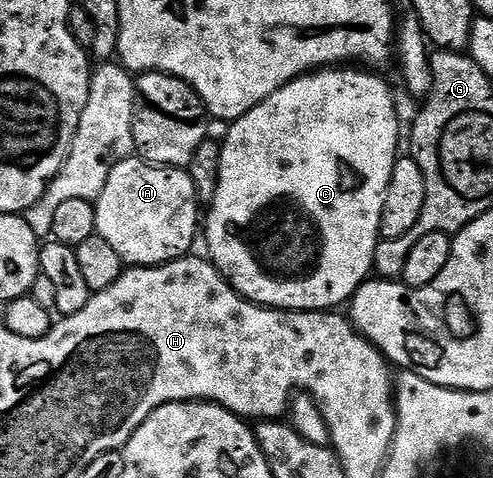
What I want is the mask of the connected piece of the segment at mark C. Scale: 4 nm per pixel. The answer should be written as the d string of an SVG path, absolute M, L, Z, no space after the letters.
M335 65L329 69L319 69L302 75L299 79L292 80L291 83L286 83L276 93L272 93L264 101L260 101L248 113L244 113L238 119L233 120L230 125L228 137L223 141L222 152L220 153L220 177L216 185L216 193L214 199L209 203L207 213L204 215L204 239L206 235L206 247L208 258L213 263L214 268L222 274L222 276L233 285L235 291L239 291L246 299L250 299L253 303L258 303L261 307L267 309L277 309L279 311L329 311L338 309L347 301L354 298L354 294L358 288L366 282L368 276L374 270L374 254L376 253L376 245L379 241L378 230L380 229L380 213L384 209L384 197L388 193L388 181L392 181L392 169L394 162L399 159L400 151L398 151L398 134L403 134L404 127L398 124L398 107L394 104L394 95L390 92L390 87L381 79L381 74L375 73L370 69L359 69L354 65Z

